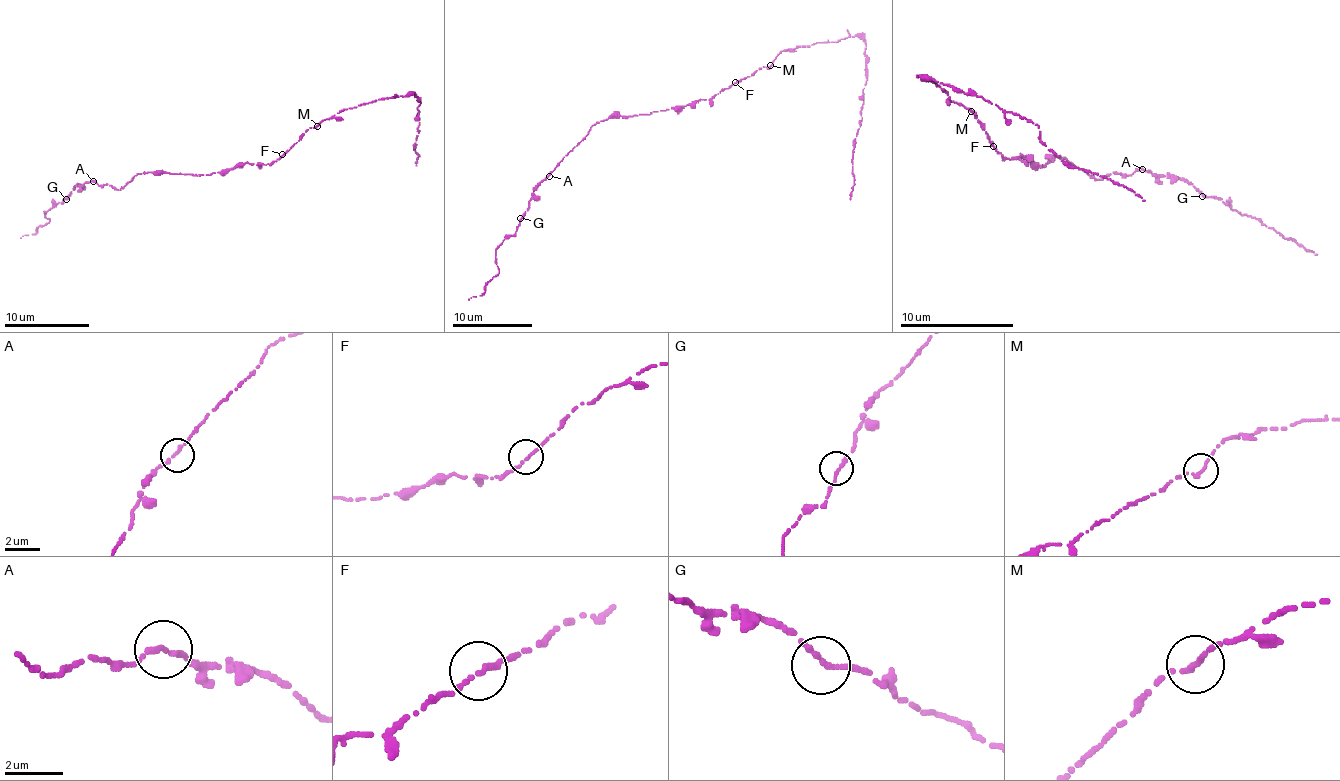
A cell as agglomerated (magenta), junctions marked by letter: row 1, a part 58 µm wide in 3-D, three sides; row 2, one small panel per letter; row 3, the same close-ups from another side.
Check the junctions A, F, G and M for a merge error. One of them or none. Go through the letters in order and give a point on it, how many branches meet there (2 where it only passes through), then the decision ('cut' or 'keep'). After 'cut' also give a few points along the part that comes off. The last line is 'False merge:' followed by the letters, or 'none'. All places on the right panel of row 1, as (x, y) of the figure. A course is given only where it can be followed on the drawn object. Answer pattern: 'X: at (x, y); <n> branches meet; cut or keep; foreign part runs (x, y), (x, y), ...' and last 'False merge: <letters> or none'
A: at (1142, 169); 2 branches meet; keep
F: at (993, 146); 2 branches meet; keep
G: at (1202, 196); 1 branches meet; keep
M: at (971, 111); 2 branches meet; keep
False merge: none

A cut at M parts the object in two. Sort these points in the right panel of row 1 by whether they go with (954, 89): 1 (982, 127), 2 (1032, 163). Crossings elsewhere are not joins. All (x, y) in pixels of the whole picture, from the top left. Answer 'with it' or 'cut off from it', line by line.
1: cut off from it
2: cut off from it

